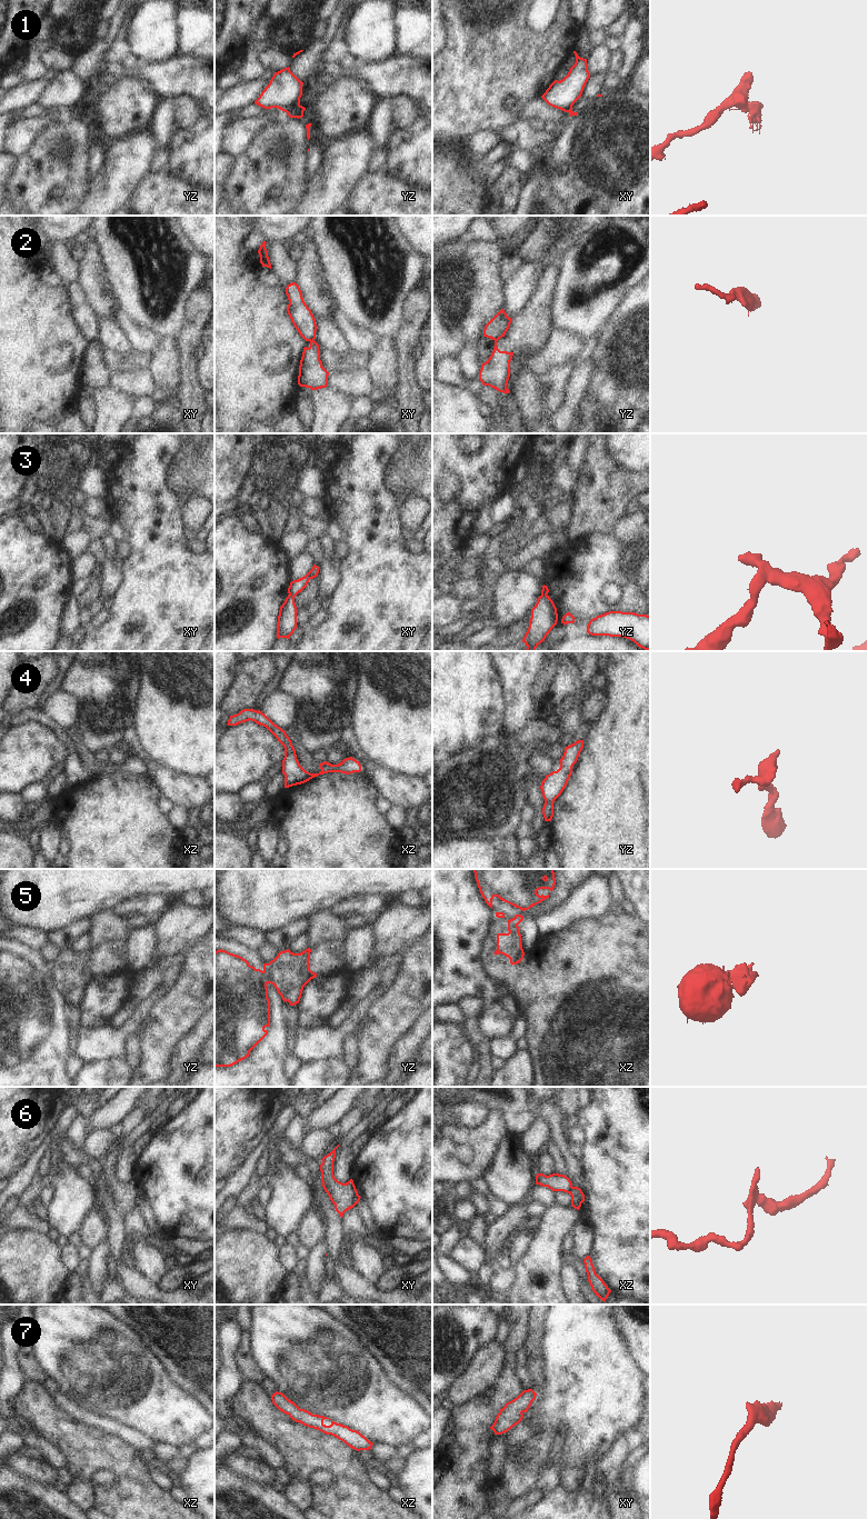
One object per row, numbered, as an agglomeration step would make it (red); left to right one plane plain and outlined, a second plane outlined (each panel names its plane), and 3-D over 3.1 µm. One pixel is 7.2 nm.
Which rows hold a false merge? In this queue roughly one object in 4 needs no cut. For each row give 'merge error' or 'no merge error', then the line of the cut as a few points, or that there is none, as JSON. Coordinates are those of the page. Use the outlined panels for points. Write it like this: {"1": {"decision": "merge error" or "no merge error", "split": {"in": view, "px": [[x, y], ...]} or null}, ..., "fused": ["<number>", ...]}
{"1": {"decision": "merge error", "split": {"in": "yz", "px": [[299, 105], [287, 112]]}}, "2": {"decision": "merge error", "split": {"in": "xy", "px": [[313, 339], [310, 341]]}}, "3": {"decision": "merge error", "split": {"in": "xy", "px": [[289, 593], [293, 598]]}}, "4": {"decision": "merge error", "split": {"in": "xz", "px": [[321, 763], [322, 768], [328, 771]]}}, "5": {"decision": "merge error", "split": {"in": "yz", "px": [[267, 963], [269, 978], [272, 983]]}}, "6": {"decision": "merge error", "split": {"in": "xz", "px": [[572, 1187], [568, 1192]]}}, "7": {"decision": "no merge error", "split": null}, "fused": ["1", "2", "3", "4", "5", "6"]}

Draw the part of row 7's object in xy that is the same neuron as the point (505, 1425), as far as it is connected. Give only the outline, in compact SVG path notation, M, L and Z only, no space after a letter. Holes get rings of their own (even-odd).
M532 1389L523 1390L517 1398L507 1402L496 1417L490 1429L495 1435L502 1435L518 1425L527 1412L537 1393Z

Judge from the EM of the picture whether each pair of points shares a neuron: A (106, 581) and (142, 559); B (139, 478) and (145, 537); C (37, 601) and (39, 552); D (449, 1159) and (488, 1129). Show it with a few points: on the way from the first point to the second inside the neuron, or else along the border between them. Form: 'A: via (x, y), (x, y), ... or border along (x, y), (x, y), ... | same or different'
A: border along (122, 561), (121, 580), (111, 596) | different
B: via (139, 492), (139, 497), (145, 505), (145, 522) | same
C: via (29, 589), (29, 565) | same
D: via (459, 1153), (465, 1152), (478, 1139) | same

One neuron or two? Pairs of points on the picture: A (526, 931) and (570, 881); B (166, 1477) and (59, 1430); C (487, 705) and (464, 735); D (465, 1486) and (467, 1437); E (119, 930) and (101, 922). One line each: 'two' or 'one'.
A: two
B: two
C: one
D: one
E: one

